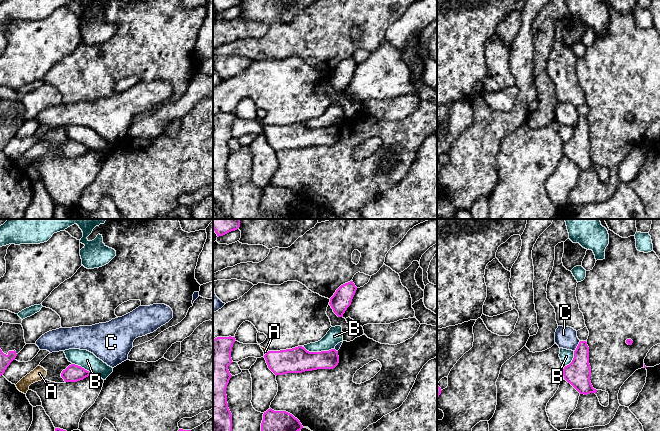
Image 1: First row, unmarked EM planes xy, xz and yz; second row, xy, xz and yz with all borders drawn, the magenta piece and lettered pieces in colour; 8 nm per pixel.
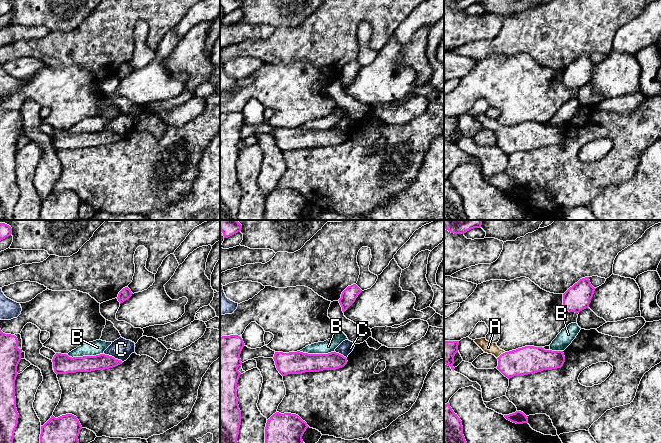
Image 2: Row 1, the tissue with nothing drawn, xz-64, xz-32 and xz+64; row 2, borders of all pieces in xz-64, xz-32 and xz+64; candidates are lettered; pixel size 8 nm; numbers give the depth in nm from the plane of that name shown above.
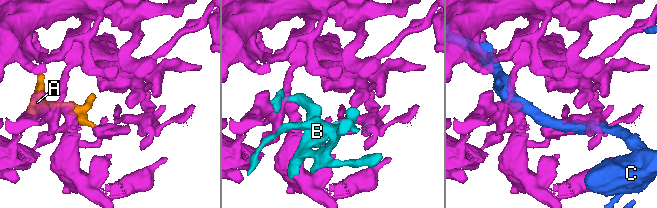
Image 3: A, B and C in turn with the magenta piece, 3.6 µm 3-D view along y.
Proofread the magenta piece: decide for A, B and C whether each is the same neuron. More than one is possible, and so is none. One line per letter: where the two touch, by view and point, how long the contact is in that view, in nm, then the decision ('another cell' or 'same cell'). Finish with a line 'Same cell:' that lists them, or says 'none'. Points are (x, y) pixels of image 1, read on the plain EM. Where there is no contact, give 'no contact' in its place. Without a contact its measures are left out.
A: meets magenta in xz at (266, 129); contact 60 nm long; same cell
B: meets magenta in xz at (317, 128); contact 260 nm long; another cell
C: meets magenta in yz at (577, 122); contact 100 nm long; another cell
Same cell: A

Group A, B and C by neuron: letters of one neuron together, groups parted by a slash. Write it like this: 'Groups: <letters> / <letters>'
Groups: A / B / C

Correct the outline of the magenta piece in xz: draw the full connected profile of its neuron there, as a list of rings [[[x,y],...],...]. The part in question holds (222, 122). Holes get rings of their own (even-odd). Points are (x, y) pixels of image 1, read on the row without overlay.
[[[235,113],[213,115],[213,219],[233,219],[232,190],[228,184],[226,164],[231,154],[228,142]]]

